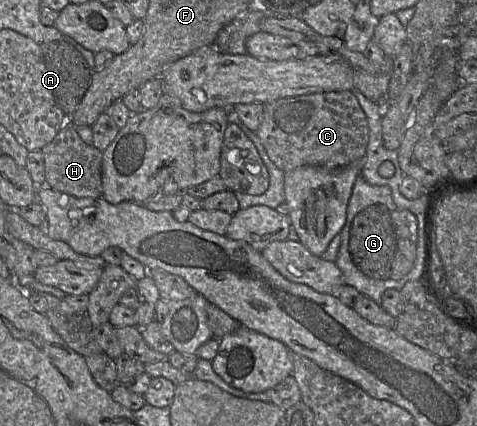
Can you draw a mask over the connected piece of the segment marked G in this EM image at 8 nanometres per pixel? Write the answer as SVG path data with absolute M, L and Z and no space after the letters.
M382 204L368 207L354 216L349 231L354 263L365 275L377 280L403 279L413 268L417 258L418 220L407 209L392 214Z

